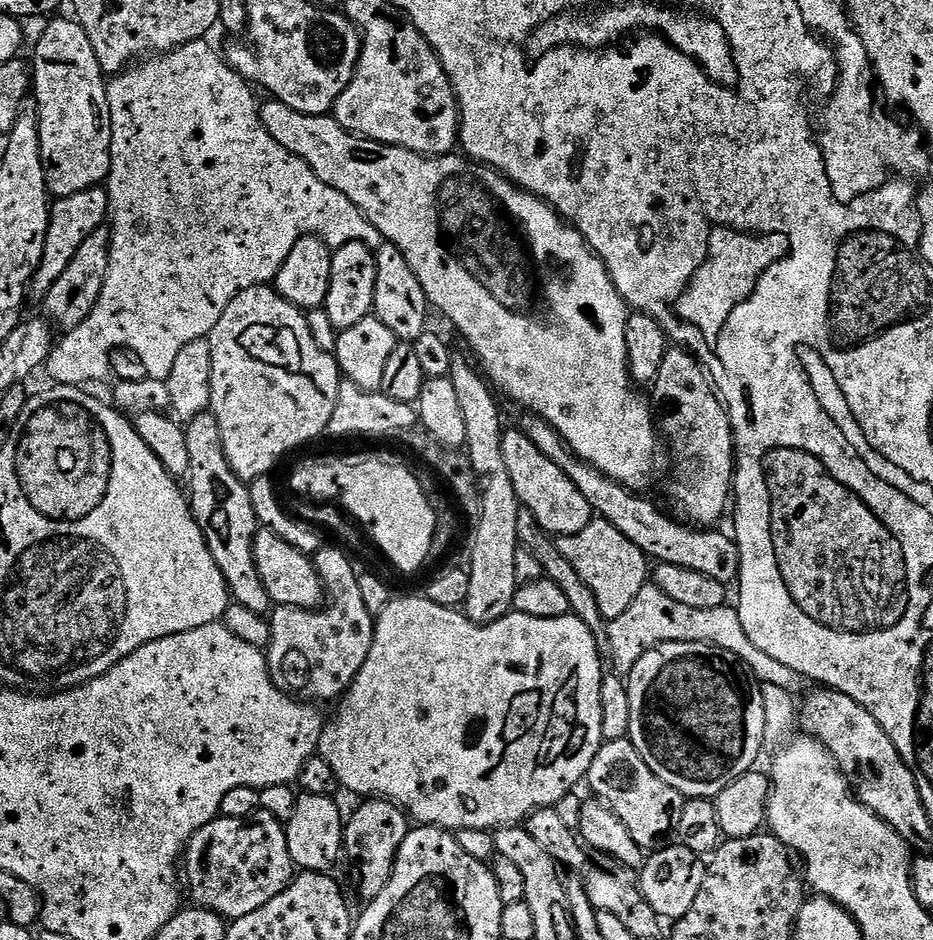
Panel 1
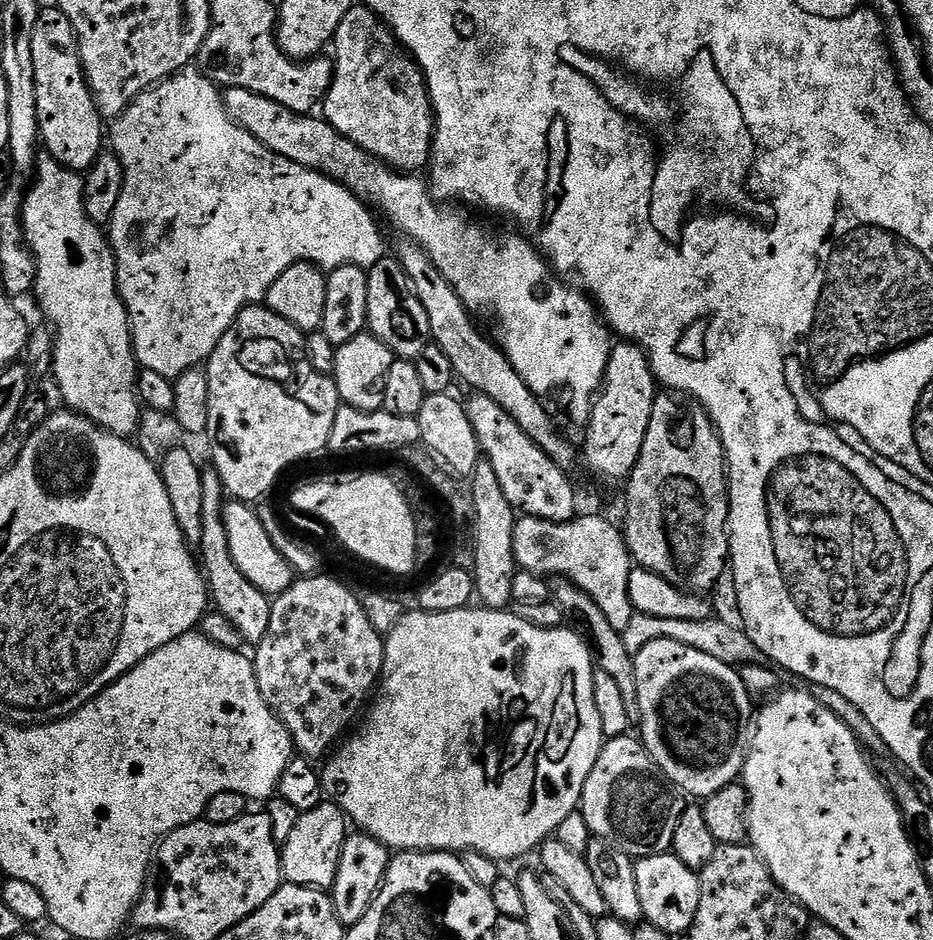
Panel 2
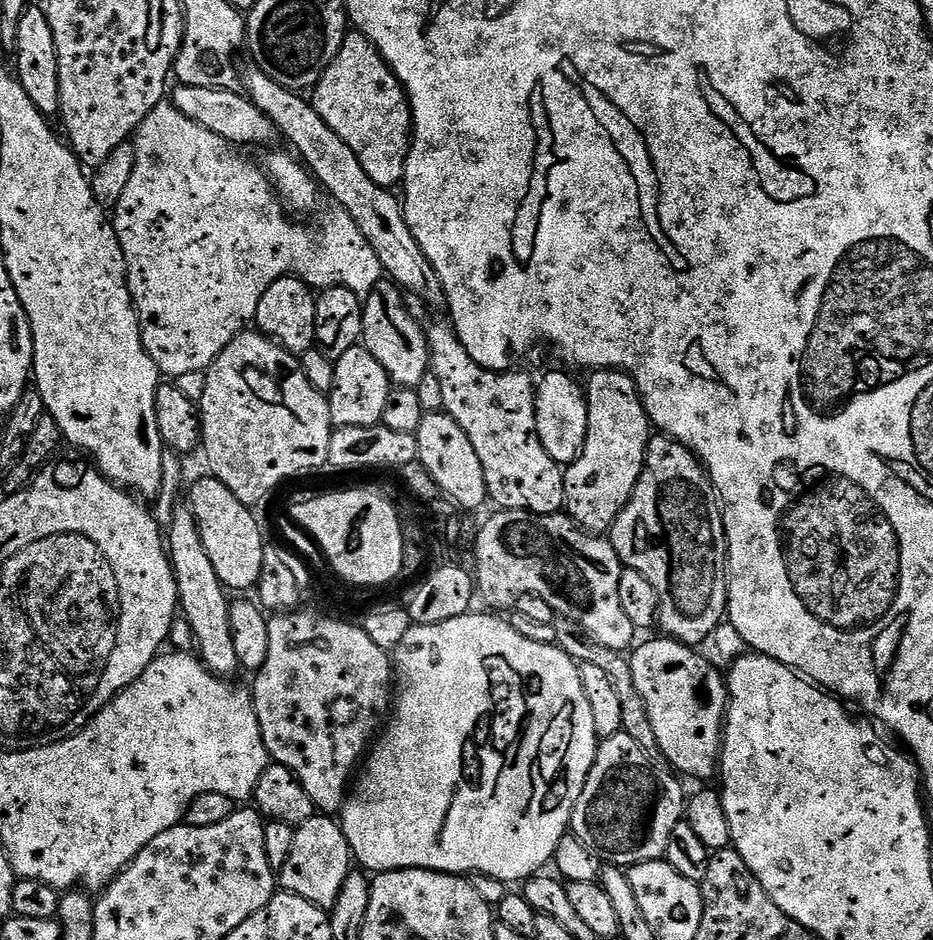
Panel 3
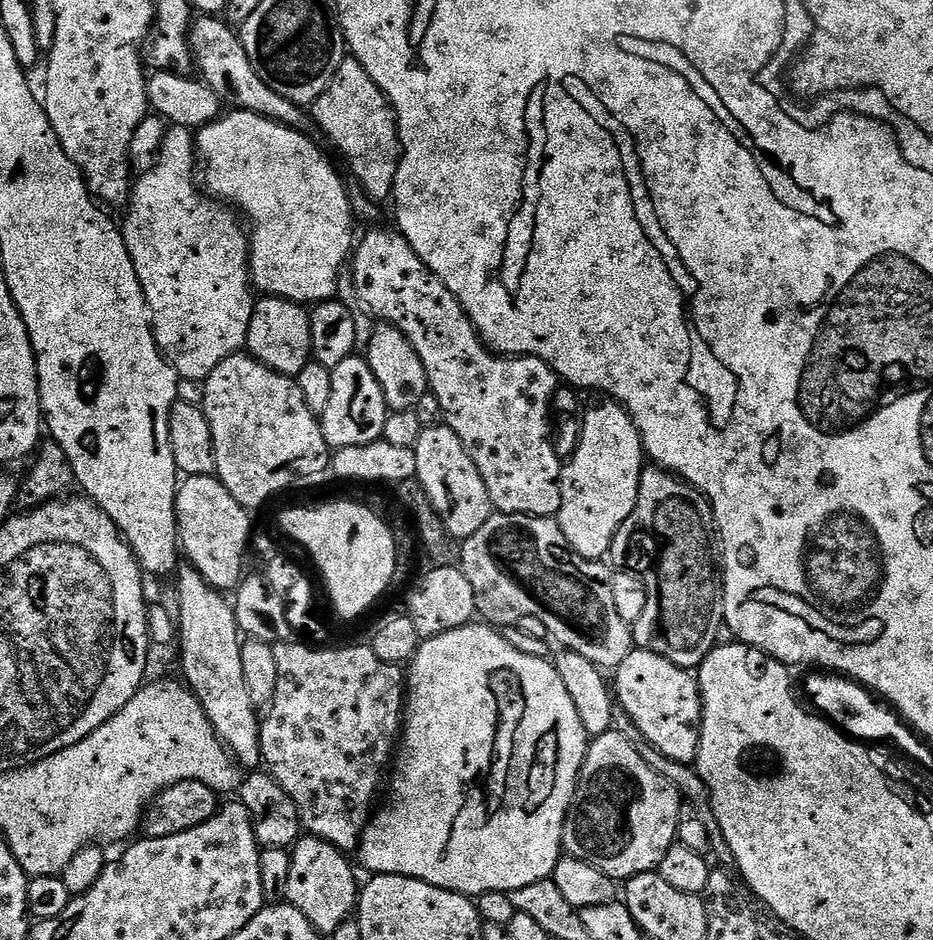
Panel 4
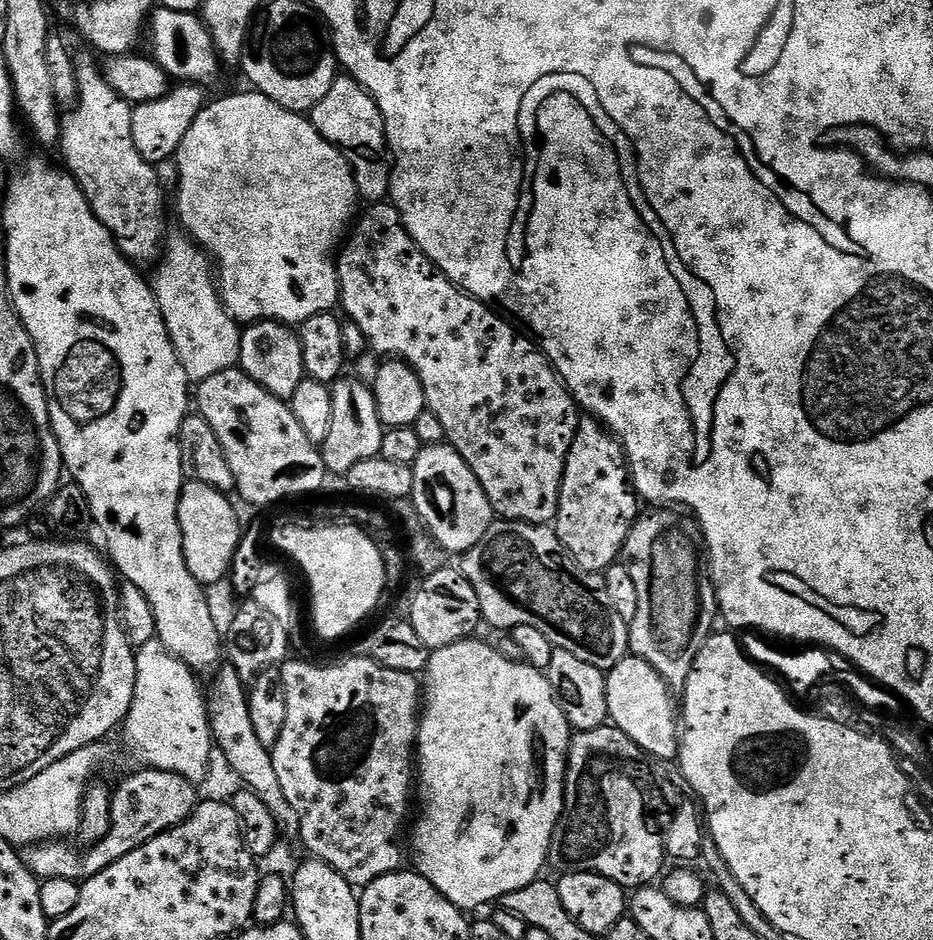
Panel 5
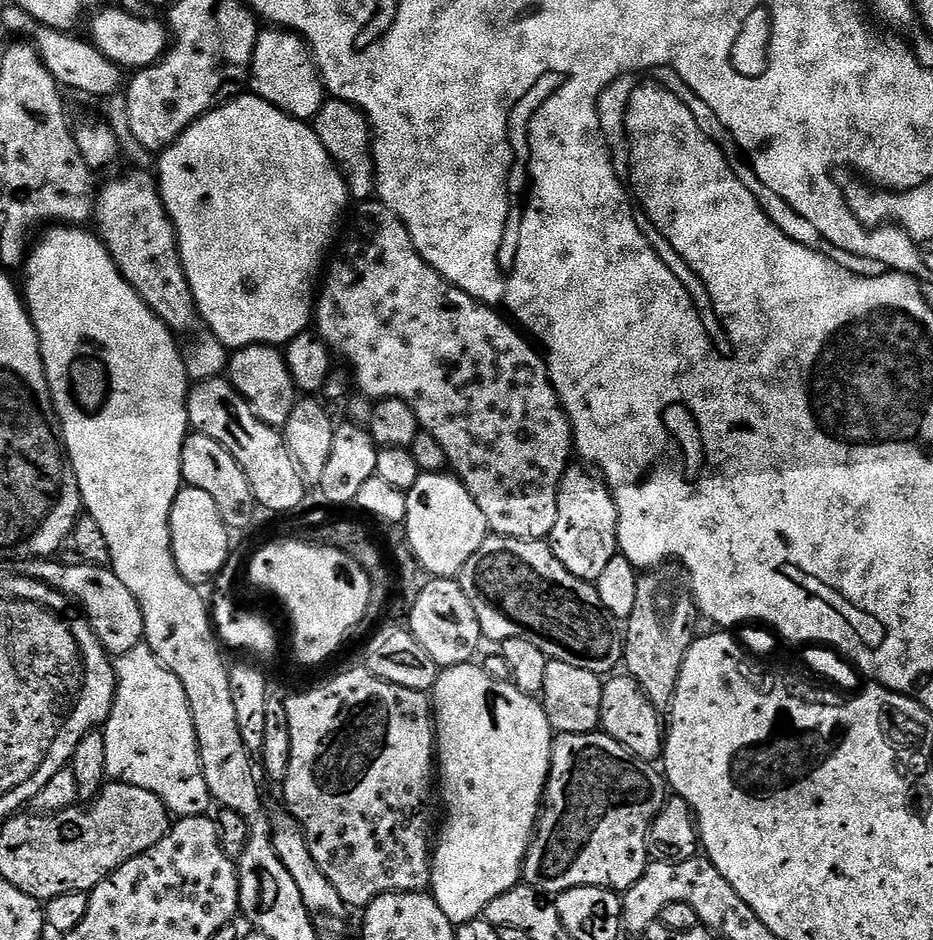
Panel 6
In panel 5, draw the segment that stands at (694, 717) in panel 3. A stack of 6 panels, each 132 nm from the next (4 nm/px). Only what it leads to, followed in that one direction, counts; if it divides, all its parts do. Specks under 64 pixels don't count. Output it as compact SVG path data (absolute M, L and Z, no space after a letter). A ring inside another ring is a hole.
M626 655L607 669L606 702L609 721L640 747L645 757L656 762L672 762L680 750L678 708L672 705L673 693L660 675L642 658Z

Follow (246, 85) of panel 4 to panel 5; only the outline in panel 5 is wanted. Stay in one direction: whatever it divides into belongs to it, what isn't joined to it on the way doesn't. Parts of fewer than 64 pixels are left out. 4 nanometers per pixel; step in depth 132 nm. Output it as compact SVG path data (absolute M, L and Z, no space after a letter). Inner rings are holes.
M157 6L152 10L146 32L149 37L152 35L151 59L173 81L204 86L217 78L219 55L213 46L212 35L196 12L179 12Z

